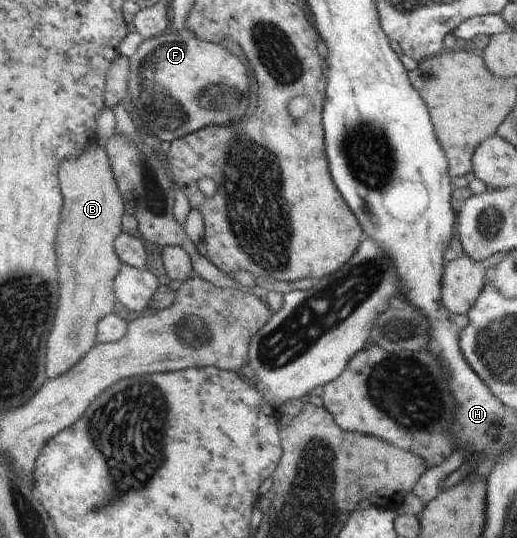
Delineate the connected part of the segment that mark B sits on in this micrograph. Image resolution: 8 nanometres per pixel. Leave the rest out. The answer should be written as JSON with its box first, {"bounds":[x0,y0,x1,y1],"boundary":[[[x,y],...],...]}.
{"bounds":[47,140,124,379],"boundary":[[[97,140],[90,142],[85,154],[65,160],[59,165],[59,187],[63,193],[63,211],[57,229],[57,259],[59,259],[59,309],[53,324],[53,331],[47,343],[47,379],[64,374],[73,367],[97,343],[96,325],[98,321],[113,313],[117,303],[114,279],[122,262],[114,248],[114,239],[122,232],[124,203],[118,192],[106,151],[99,147]]]}

